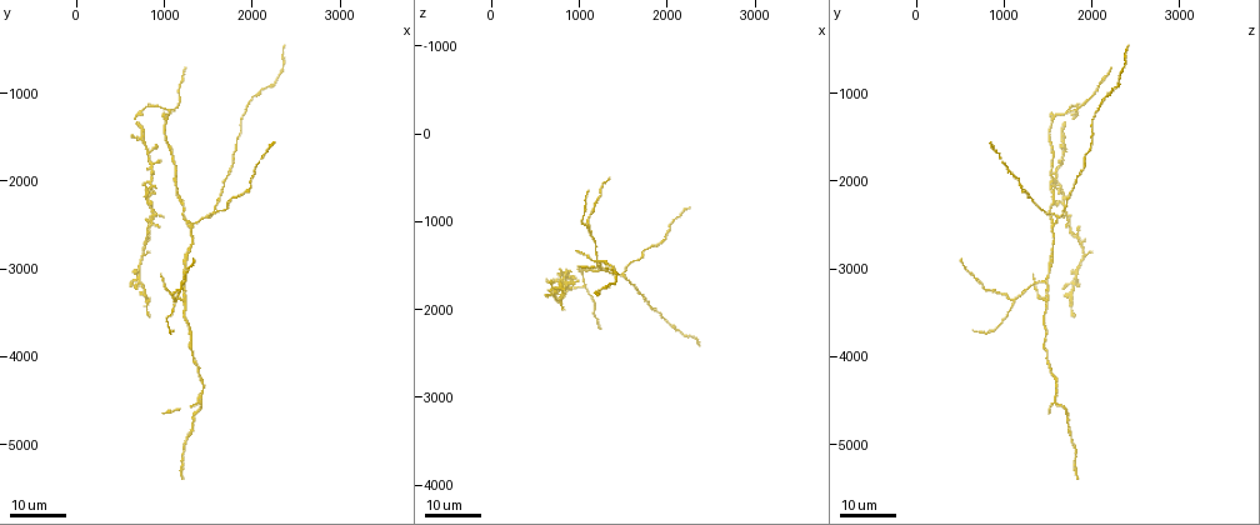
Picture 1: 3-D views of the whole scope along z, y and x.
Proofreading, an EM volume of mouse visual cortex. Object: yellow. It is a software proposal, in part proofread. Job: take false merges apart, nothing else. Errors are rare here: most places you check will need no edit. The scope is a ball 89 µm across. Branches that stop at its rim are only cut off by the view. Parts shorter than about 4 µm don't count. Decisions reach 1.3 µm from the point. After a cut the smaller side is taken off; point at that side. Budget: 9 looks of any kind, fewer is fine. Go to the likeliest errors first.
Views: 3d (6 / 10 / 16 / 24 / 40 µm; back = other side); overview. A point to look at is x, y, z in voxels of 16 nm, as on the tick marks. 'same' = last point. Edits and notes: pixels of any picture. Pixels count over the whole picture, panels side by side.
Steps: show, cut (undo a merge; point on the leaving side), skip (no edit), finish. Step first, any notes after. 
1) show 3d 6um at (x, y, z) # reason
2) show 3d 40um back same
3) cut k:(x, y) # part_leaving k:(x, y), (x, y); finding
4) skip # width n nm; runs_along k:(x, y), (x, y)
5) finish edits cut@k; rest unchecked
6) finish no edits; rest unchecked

show 3d 16um at (1200, 3350, 1450) # small branch off a trunk

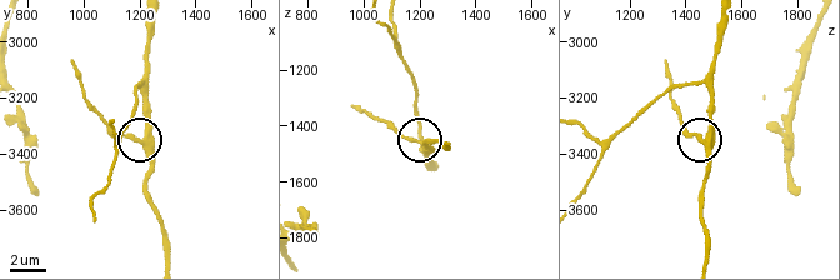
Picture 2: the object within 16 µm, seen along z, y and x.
show 3d 6um at (1200, 3360, 1470)

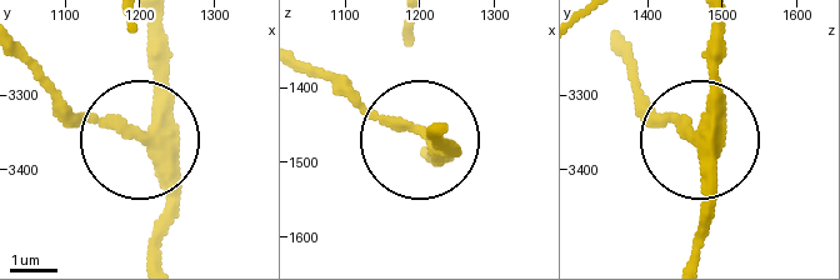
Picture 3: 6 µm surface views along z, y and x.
skip # side_arm 7 um; arms 3; one neuron here

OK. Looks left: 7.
show 3d 16um at (1150, 3350, 1100) # branch point

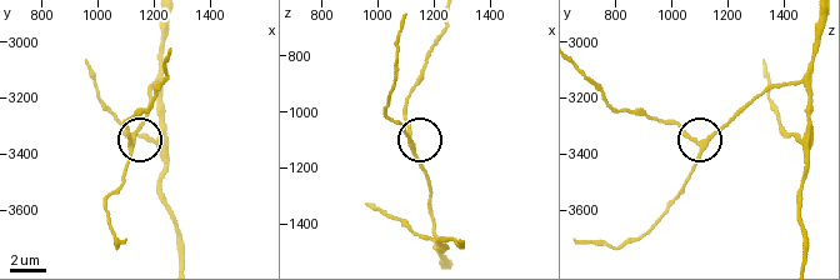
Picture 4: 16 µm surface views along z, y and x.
show 3d 10um at (1120, 3370, 1110) # zoom in

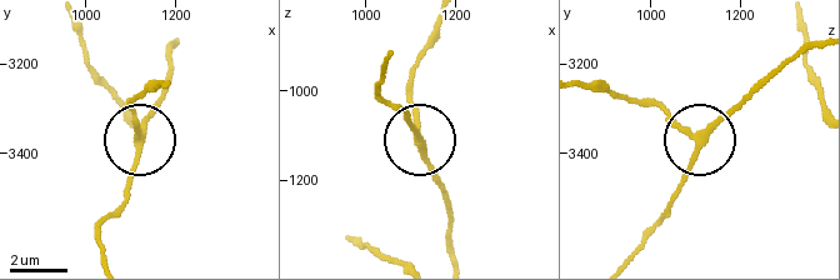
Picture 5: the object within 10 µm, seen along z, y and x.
skip # arms 3; runs_along 5:(455, 254), (446, 189), (400, 105); one neuron here

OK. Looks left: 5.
show 3d 24um at (1400, 4550, 1600) # a fork

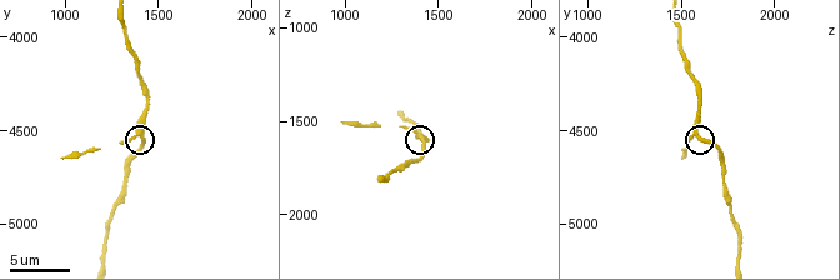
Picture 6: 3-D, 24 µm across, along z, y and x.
show 3d 10um at (1400, 4520, 1580)

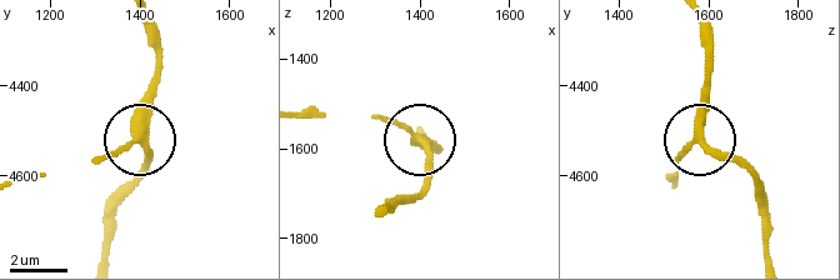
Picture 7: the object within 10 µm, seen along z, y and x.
skip # side_arm 7 um; runs_along 7:(699, 23), (700, 136), (718, 156), (746, 165), (754, 191); all the same neuron

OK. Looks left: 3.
show 3d 24um at (1350, 2500, 1600) # a fork

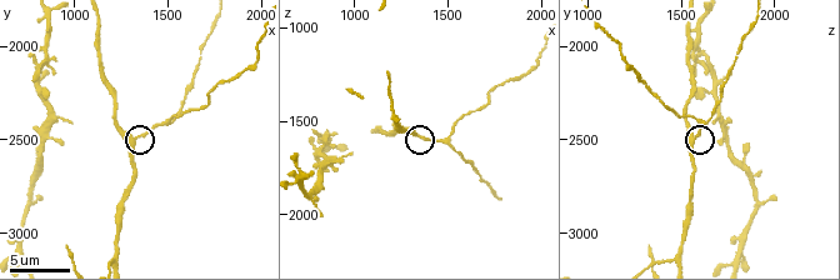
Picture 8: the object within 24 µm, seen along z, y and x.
show 3d 6um at (1300, 2500, 1560)

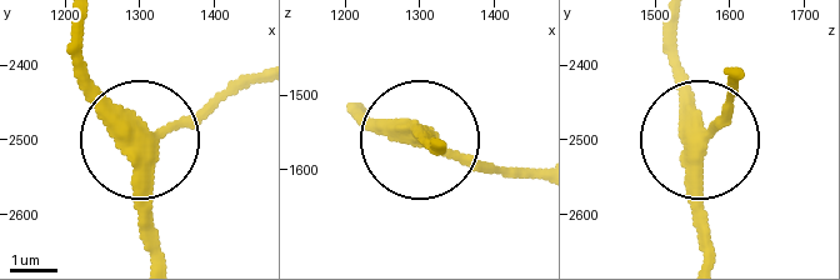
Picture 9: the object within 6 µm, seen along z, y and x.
skip # side_arm 45 um; runs_along 9:(76, 30), (80, 79), (136, 134), (160, 134), (228, 83); all the same neuron

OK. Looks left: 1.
finish no edits; rest unchecked

